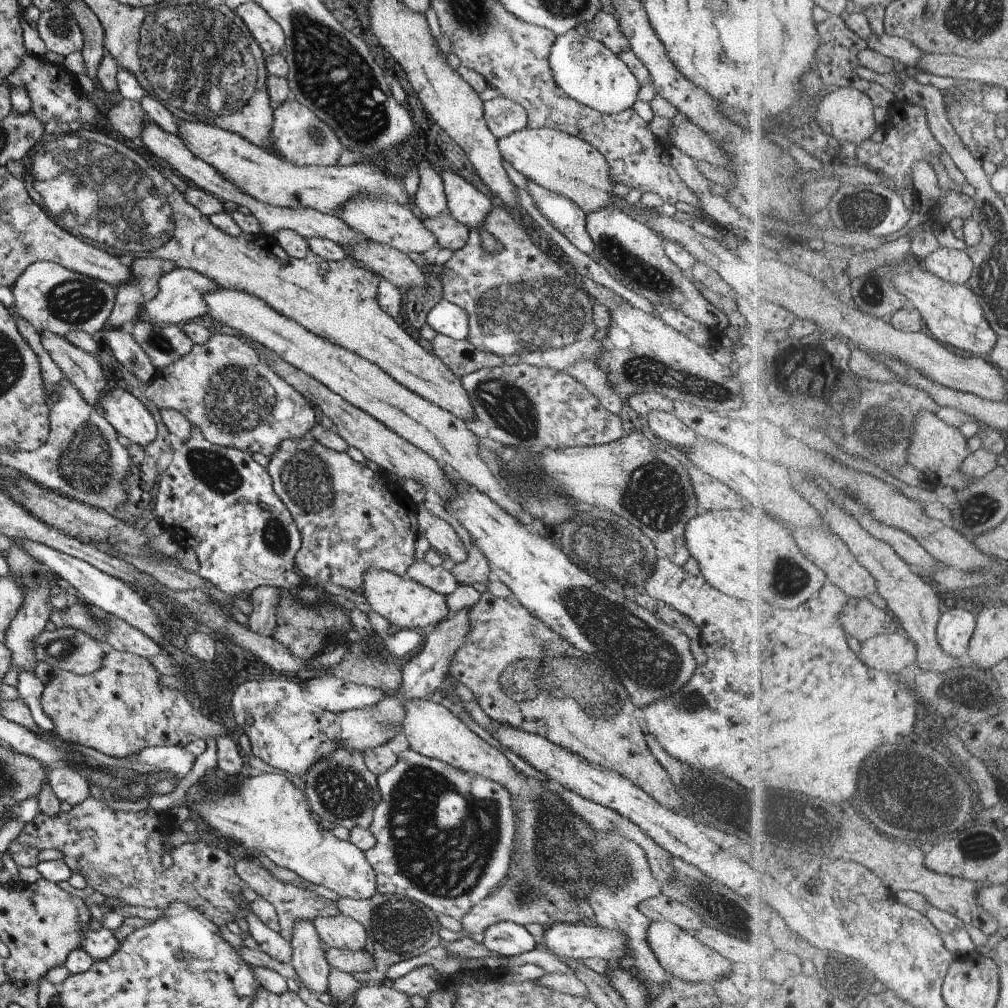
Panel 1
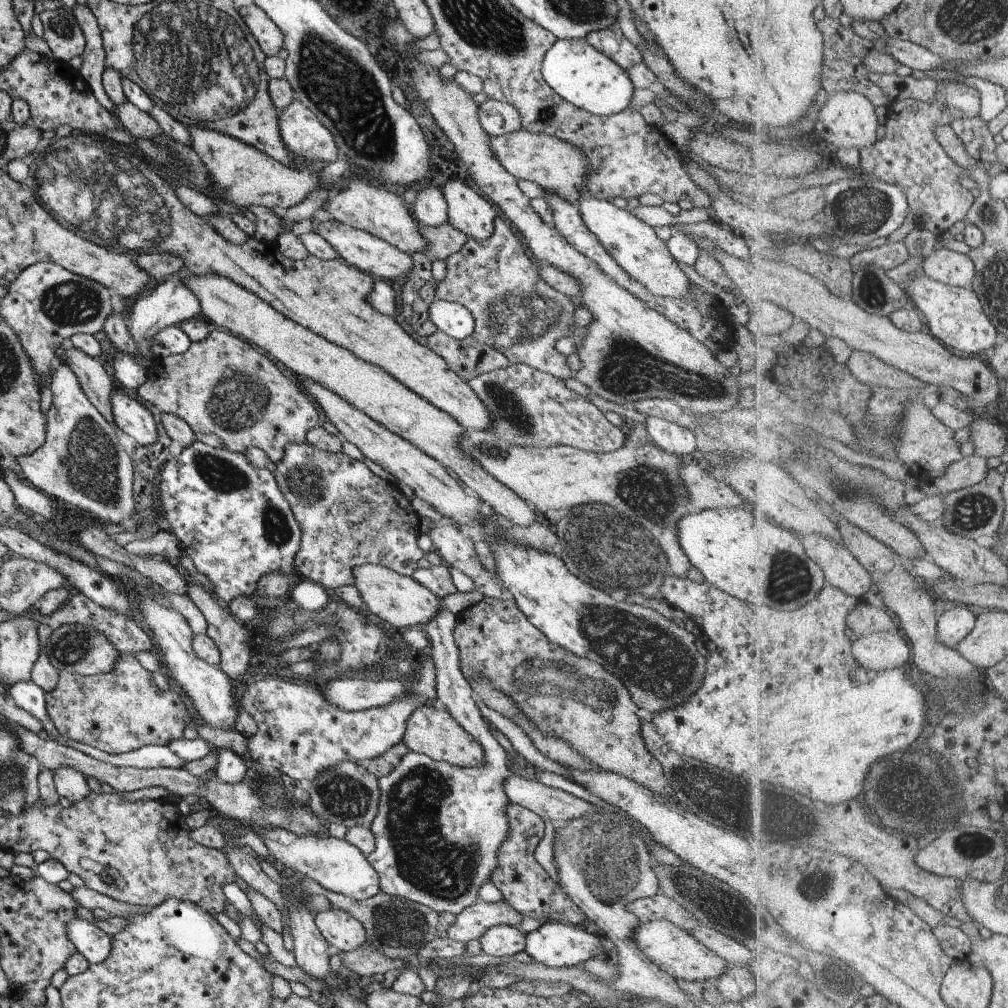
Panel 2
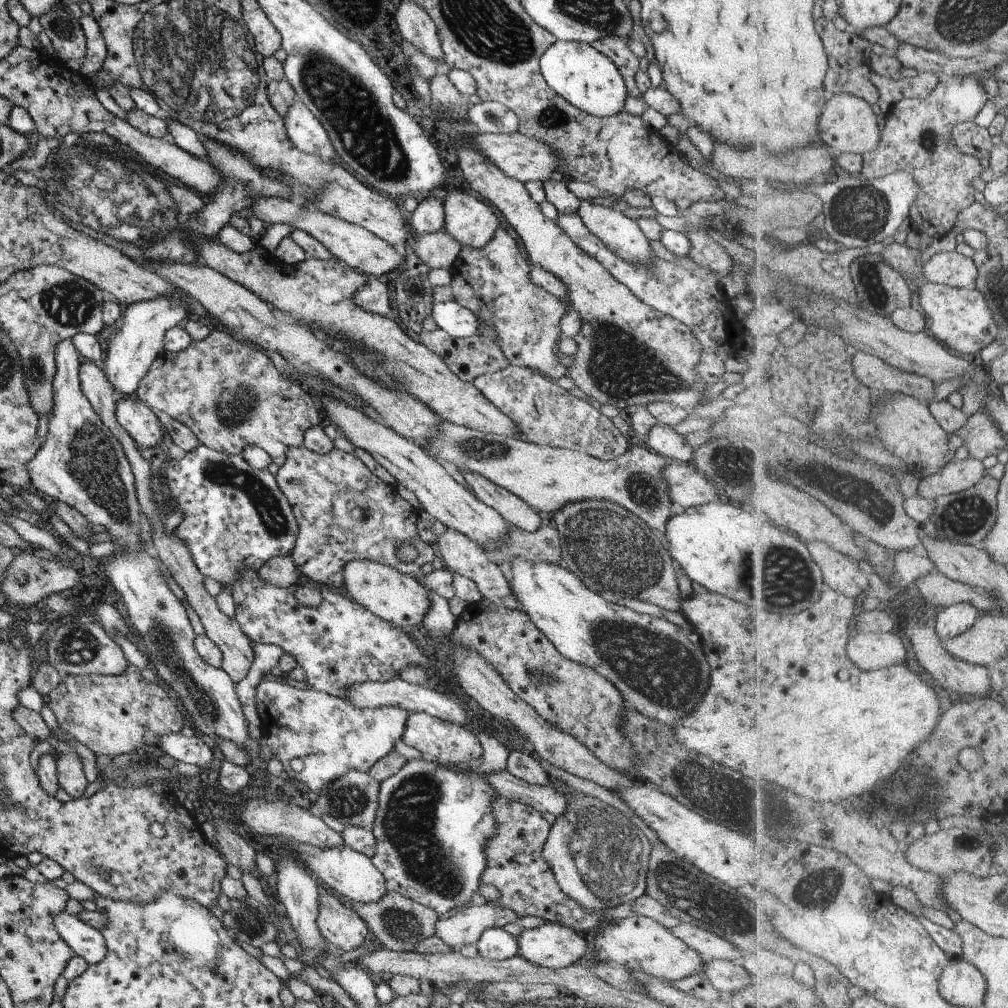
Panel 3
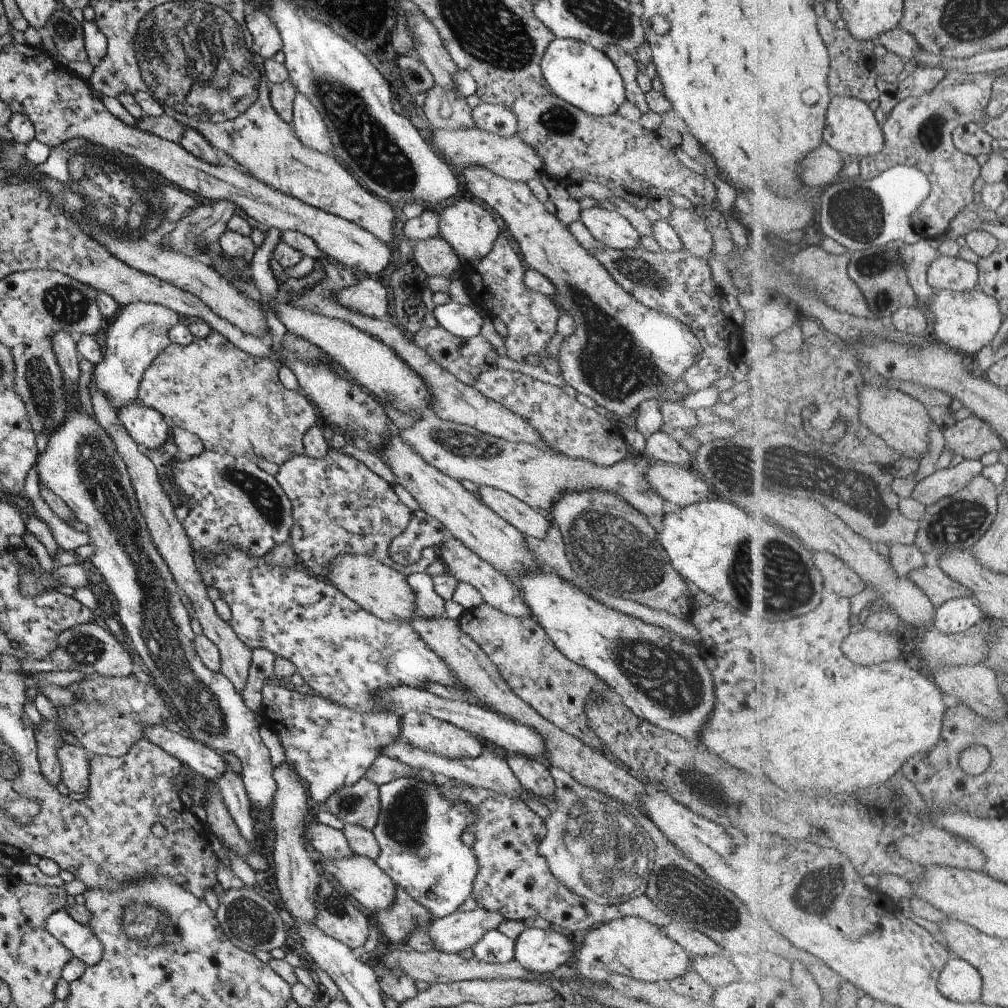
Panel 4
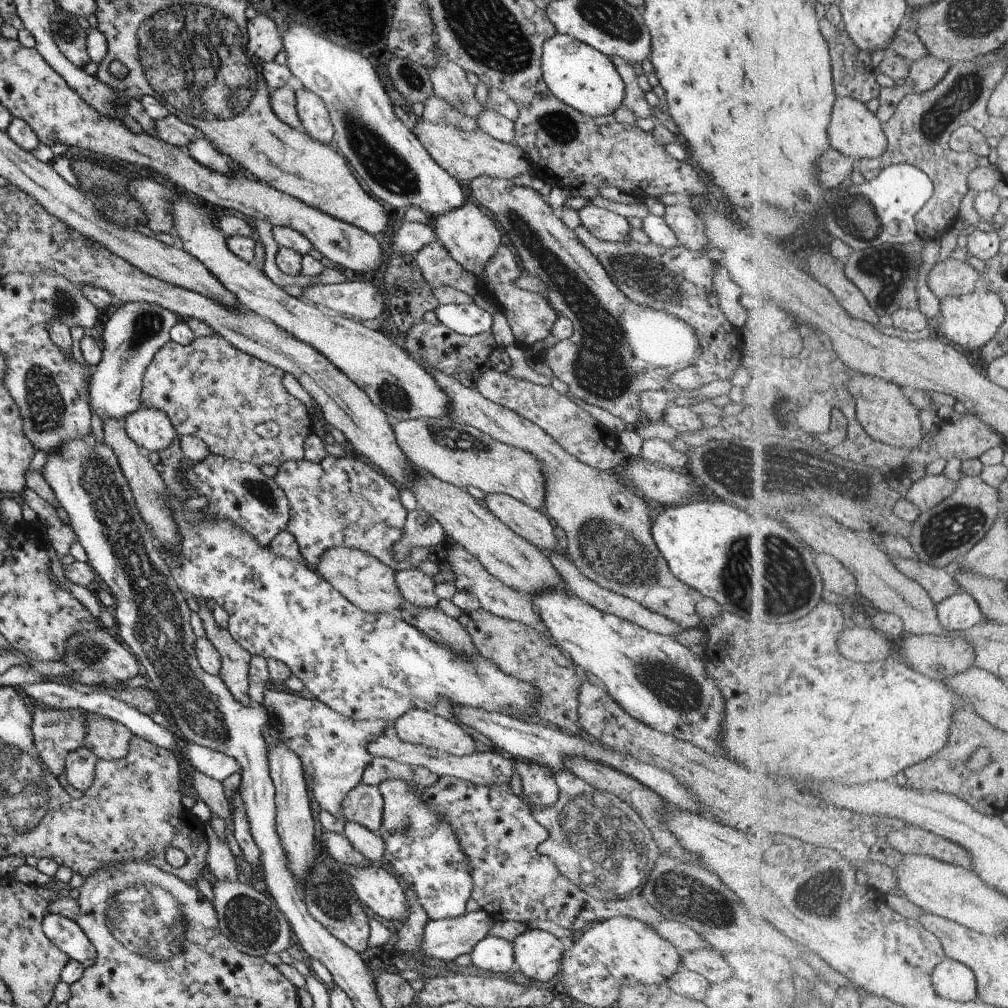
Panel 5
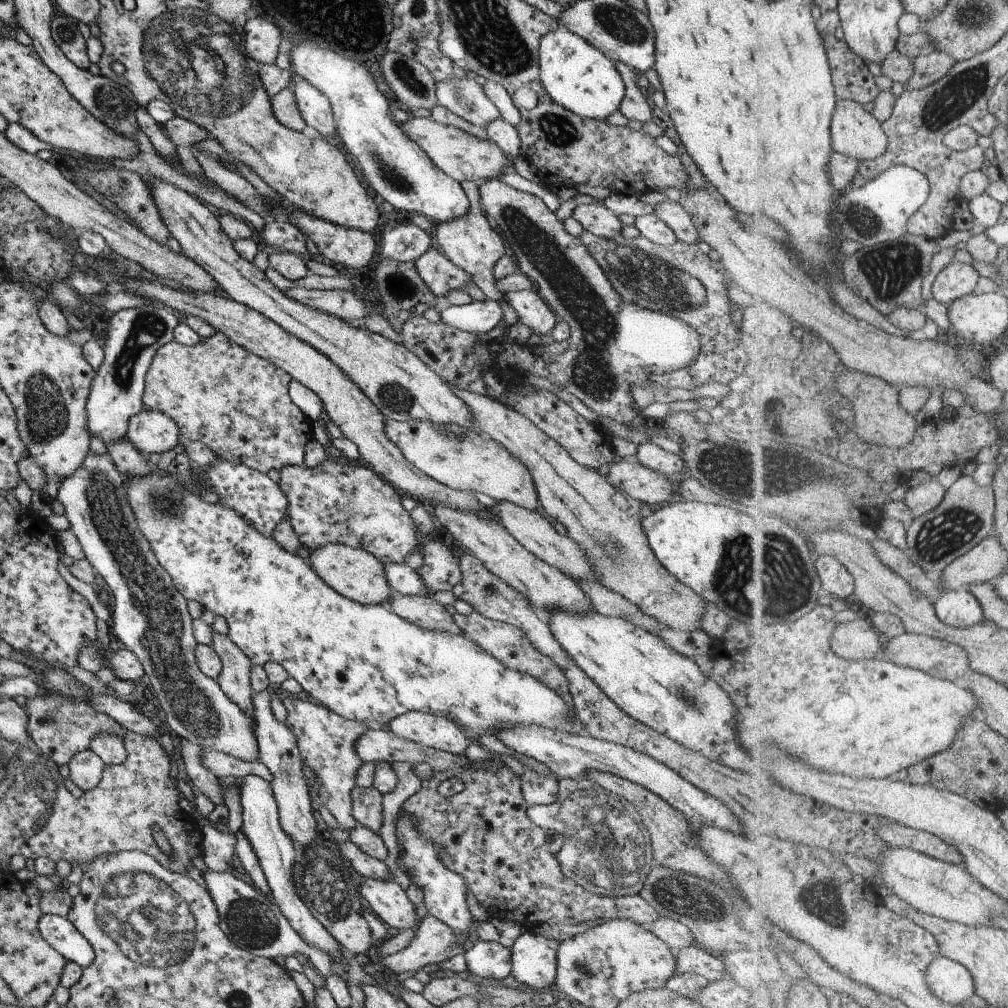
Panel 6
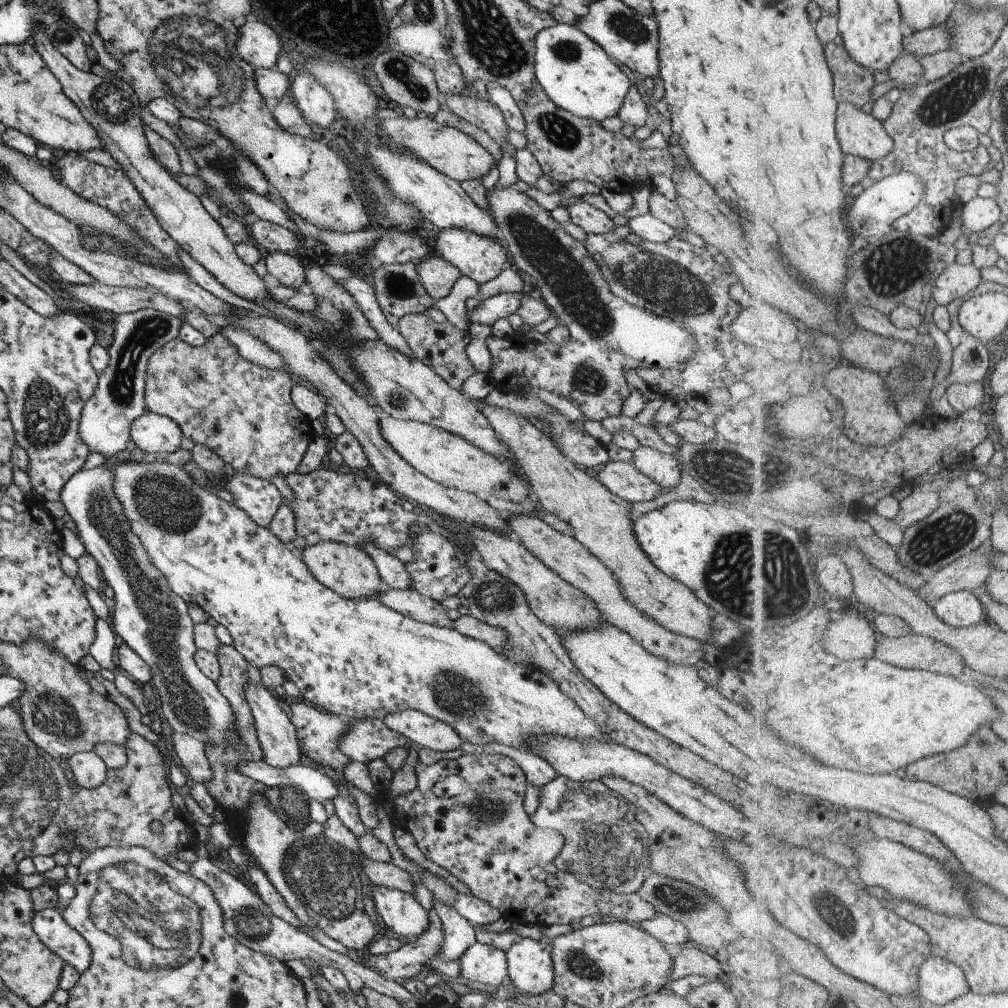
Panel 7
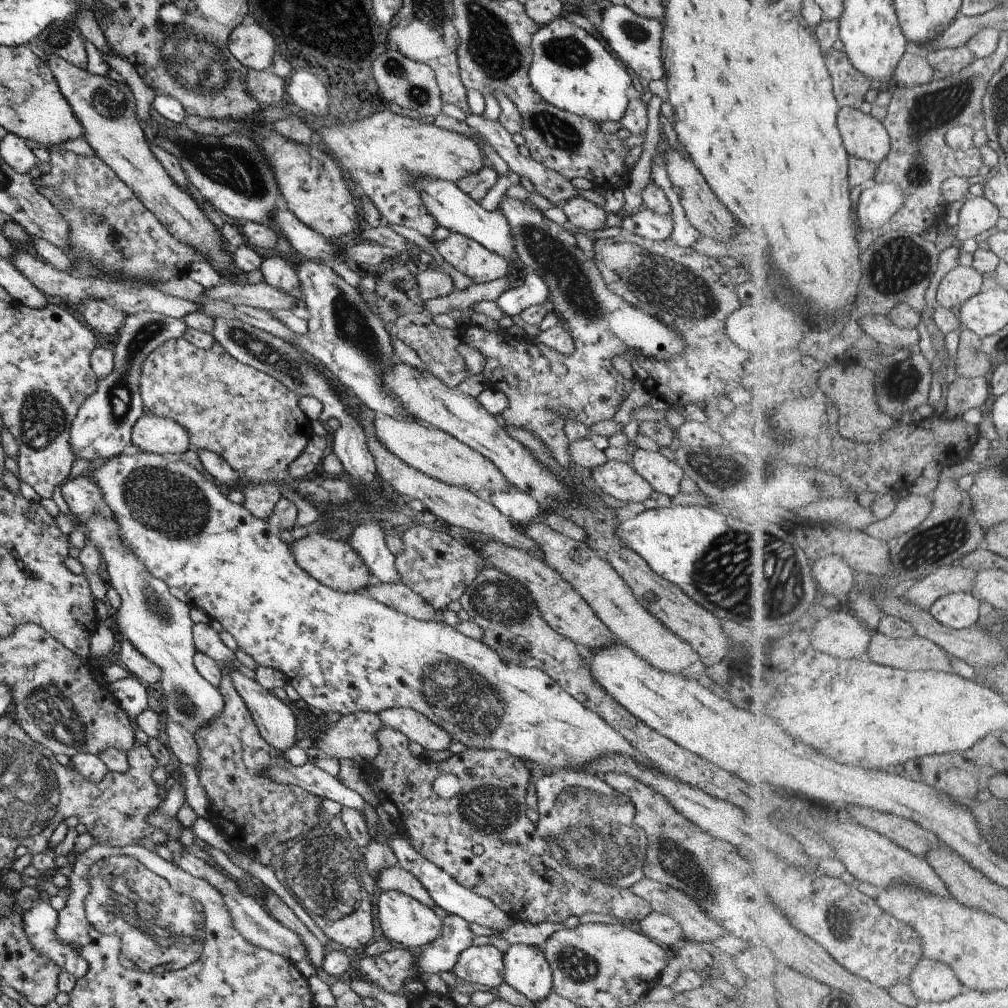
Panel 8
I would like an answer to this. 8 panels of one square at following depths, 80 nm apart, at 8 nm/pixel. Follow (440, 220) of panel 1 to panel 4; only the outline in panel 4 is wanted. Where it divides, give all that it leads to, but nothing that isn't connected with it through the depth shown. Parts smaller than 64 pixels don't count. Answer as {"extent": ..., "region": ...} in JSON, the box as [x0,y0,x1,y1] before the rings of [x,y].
{"extent":[411,235,462,278],"region":[[[436,235],[421,242],[417,240],[411,248],[415,264],[427,277],[451,278],[459,274],[462,265],[451,246],[441,236]]]}

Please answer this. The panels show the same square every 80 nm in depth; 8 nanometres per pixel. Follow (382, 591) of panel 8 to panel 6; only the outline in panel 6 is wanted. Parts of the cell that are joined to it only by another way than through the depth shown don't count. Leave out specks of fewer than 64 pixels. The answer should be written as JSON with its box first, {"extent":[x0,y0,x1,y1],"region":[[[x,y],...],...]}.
{"extent":[385,593,461,634],"region":[[[397,593],[390,595],[385,605],[396,616],[419,626],[419,628],[427,628],[431,631],[443,630],[443,632],[451,632],[451,634],[461,633],[449,612],[427,595],[406,596]]]}

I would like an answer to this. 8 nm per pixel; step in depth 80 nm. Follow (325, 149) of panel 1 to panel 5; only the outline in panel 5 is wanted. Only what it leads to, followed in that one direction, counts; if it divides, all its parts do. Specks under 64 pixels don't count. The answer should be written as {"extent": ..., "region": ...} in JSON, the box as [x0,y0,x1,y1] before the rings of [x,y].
{"extent":[294,88,333,145],"region":[[[303,88],[294,92],[294,102],[297,119],[306,134],[321,144],[332,145],[333,128],[323,102]]]}

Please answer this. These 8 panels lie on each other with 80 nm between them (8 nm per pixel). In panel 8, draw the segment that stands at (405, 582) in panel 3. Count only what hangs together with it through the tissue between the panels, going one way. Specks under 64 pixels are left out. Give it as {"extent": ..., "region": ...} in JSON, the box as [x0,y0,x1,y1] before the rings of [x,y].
{"extent":[289,536,373,593],"region":[[[308,536],[289,545],[295,564],[304,570],[313,580],[320,582],[328,589],[340,593],[365,592],[367,584],[373,581],[365,563],[356,550],[347,541],[336,541],[327,536],[309,538]]]}

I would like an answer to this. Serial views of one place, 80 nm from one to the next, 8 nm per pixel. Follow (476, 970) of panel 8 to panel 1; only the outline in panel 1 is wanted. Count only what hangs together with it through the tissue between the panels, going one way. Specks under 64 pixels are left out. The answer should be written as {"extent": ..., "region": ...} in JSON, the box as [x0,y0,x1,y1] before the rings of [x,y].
{"extent":[483,921,537,955],"region":[[[499,921],[488,926],[483,932],[483,943],[491,952],[515,955],[536,948],[537,939],[523,925],[513,921]]]}

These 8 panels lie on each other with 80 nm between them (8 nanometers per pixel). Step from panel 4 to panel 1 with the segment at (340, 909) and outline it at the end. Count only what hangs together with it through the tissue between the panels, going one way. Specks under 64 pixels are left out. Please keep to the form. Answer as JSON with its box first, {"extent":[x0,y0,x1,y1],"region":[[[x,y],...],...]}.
{"extent":[312,914,365,951],"region":[[[336,914],[332,917],[317,917],[312,921],[316,935],[329,947],[361,951],[365,944],[365,929],[352,918]]]}

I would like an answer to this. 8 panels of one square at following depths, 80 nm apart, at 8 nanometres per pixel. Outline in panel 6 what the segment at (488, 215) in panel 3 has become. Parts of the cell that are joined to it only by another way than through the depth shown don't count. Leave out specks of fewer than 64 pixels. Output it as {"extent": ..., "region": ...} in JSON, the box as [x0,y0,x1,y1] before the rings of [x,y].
{"extent":[435,181,507,300],"region":[[[462,181],[461,189],[469,202],[469,210],[465,216],[457,218],[457,220],[447,220],[441,224],[436,224],[435,242],[441,248],[441,254],[451,262],[451,264],[461,268],[471,282],[481,290],[487,298],[491,300],[503,300],[503,295],[497,292],[493,279],[493,266],[495,262],[507,252],[502,239],[495,233],[495,230],[487,223],[487,218],[482,212],[481,204],[479,204],[479,190],[473,181]]]}

